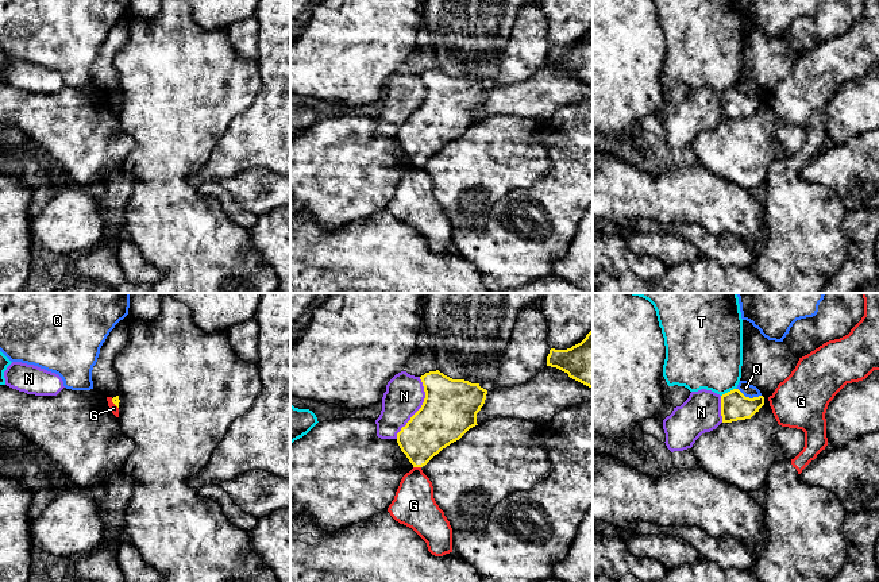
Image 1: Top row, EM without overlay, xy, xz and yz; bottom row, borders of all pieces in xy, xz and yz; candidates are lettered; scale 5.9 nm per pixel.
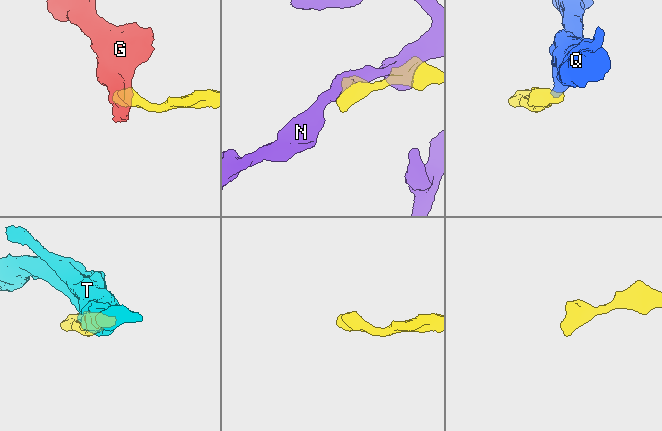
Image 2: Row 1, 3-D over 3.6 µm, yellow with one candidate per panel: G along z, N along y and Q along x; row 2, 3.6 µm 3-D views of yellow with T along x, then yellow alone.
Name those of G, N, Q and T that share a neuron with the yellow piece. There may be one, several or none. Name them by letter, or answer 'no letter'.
no letter

